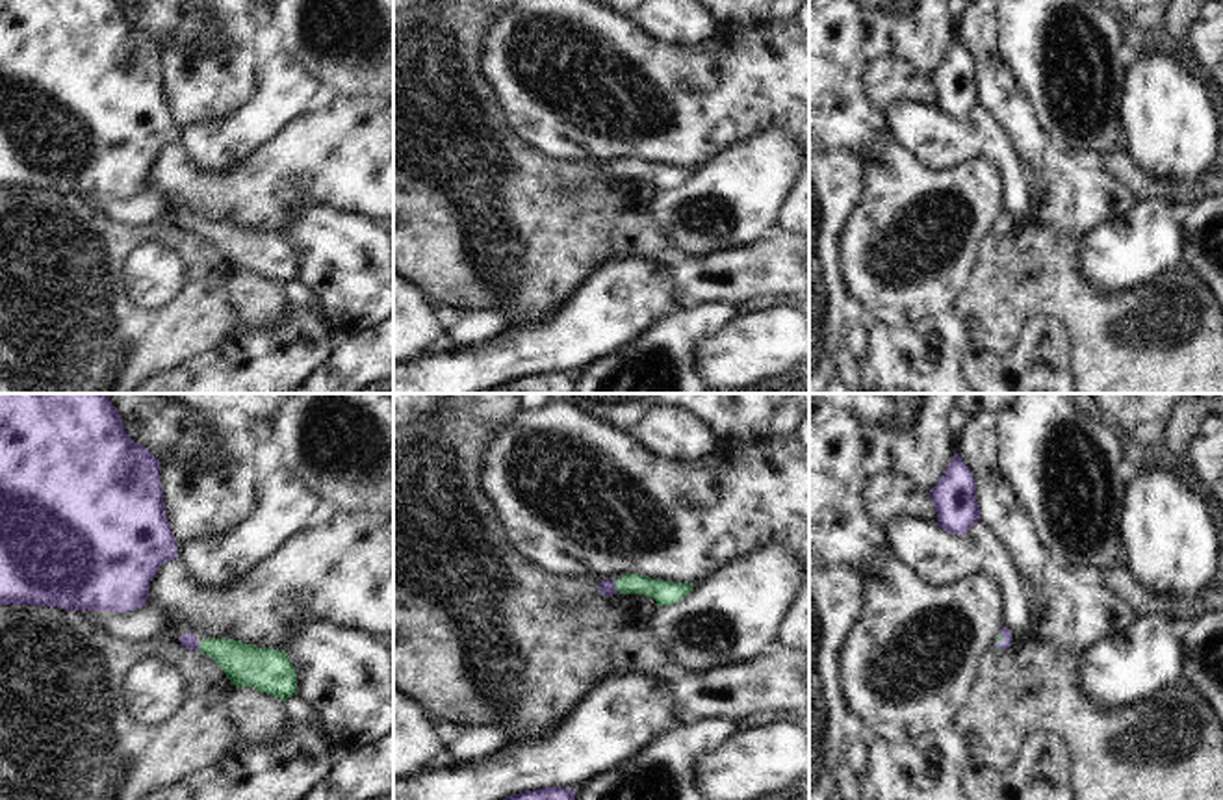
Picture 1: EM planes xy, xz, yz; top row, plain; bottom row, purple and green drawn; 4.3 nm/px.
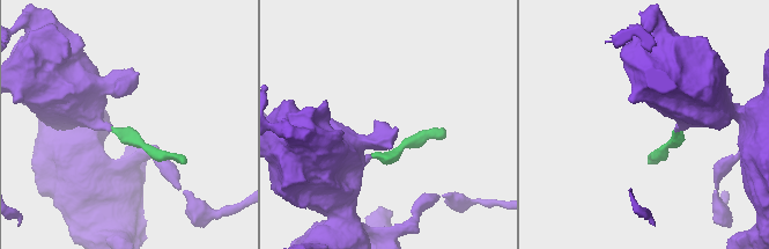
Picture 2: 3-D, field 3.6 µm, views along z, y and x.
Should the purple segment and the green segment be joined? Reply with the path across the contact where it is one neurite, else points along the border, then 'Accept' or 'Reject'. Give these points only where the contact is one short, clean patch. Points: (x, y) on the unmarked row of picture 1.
Path across: xz (607, 171), (615, 171), (646, 169), (665, 177). Accept

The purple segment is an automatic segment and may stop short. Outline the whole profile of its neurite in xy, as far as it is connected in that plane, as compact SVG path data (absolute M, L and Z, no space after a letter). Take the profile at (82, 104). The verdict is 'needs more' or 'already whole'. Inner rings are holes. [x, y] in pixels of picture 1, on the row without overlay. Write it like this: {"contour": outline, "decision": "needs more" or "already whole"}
{"contour": "M0 0L0 189L111 197L130 197L147 189L150 165L160 150L178 143L178 126L167 106L160 58L160 45L126 19L121 0Z", "decision": "already whole"}

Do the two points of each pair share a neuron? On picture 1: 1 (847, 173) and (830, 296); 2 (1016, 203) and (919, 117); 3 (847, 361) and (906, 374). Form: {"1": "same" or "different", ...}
{"1": "same", "2": "same", "3": "different"}

